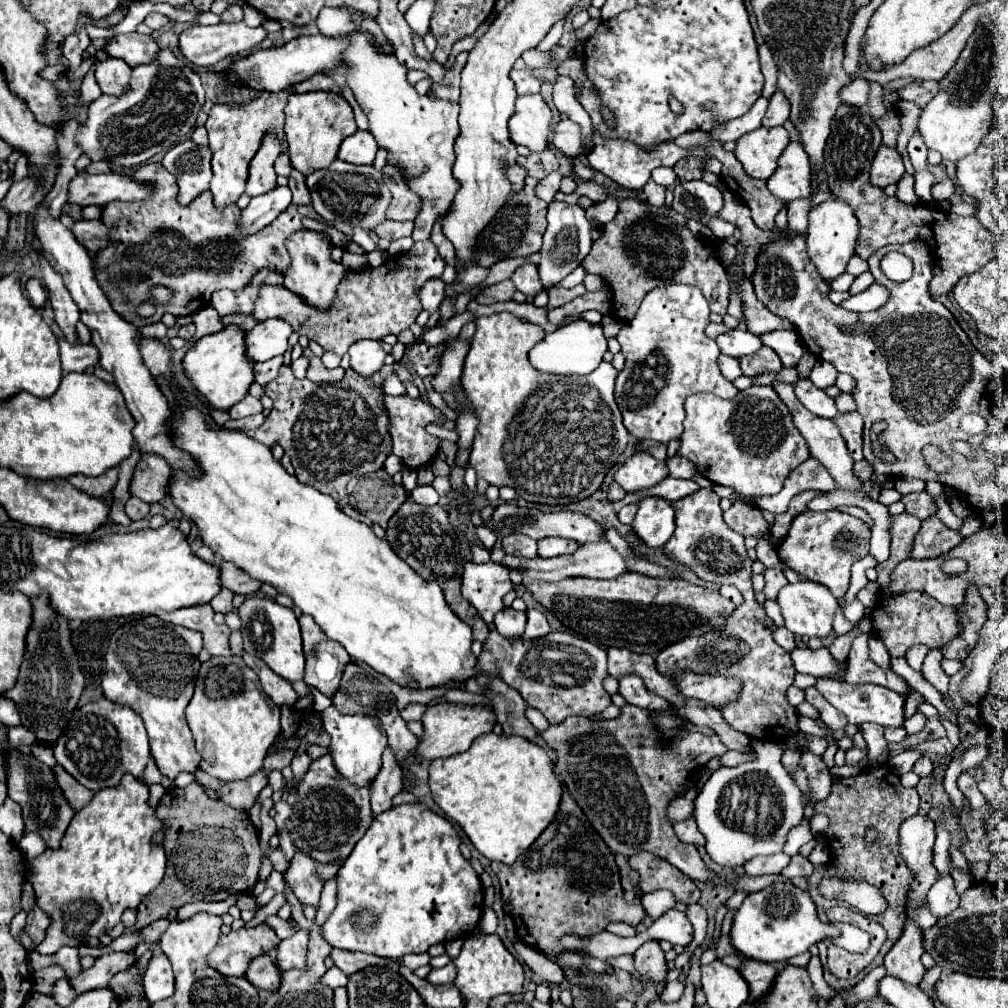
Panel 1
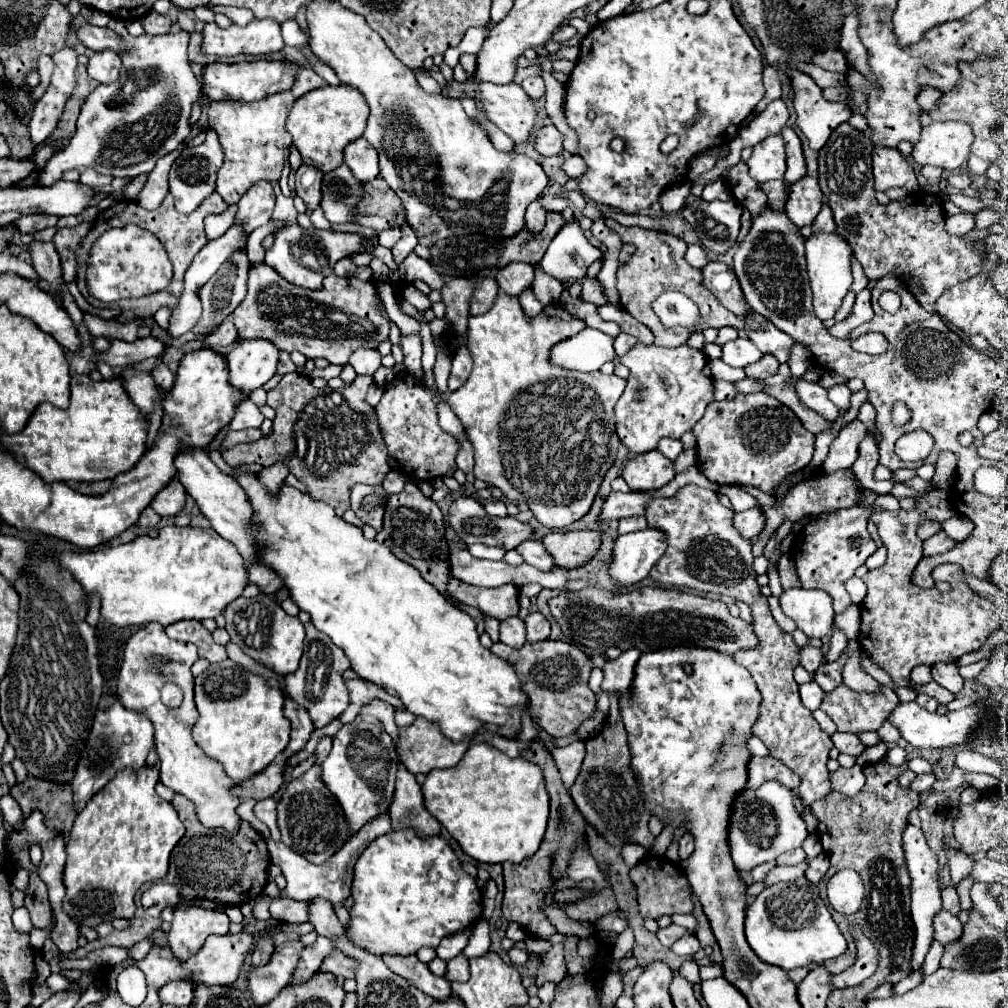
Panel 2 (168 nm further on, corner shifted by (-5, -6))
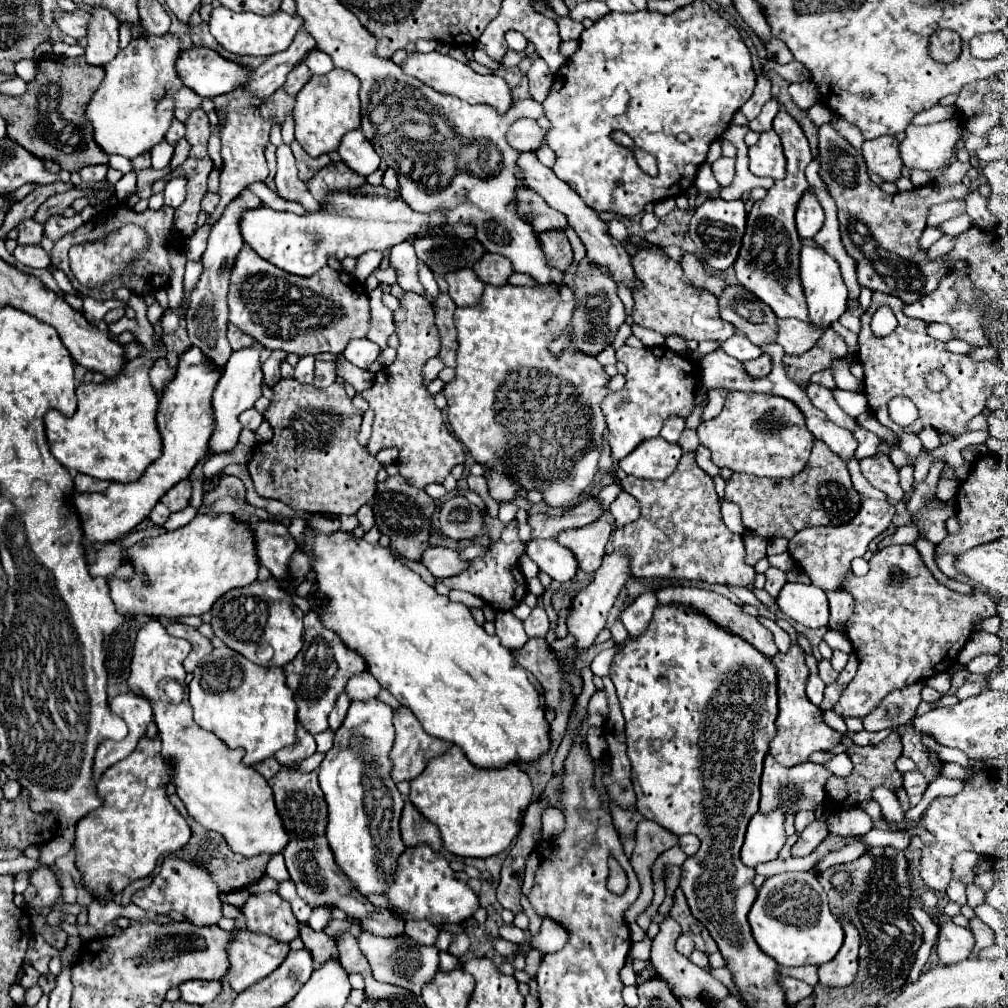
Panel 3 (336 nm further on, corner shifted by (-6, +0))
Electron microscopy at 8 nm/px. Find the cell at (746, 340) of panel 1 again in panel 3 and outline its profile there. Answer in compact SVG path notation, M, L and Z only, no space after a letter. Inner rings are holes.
M735 332L729 340L725 340L725 342L721 344L721 348L723 348L729 356L737 358L739 362L747 362L747 360L759 358L759 356L763 354L761 348L755 346L755 344L753 344L745 334L741 334L741 332Z

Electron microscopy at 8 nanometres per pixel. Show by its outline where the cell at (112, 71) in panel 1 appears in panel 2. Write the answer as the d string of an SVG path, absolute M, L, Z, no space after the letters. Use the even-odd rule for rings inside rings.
M112 50L96 52L94 56L90 56L88 74L100 84L112 84L114 80L118 80L120 70L122 70L122 58Z

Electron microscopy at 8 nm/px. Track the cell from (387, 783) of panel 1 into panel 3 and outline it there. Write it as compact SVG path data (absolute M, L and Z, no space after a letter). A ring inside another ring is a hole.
M363 932L359 936L359 946L371 964L375 980L401 986L417 996L421 994L423 984L429 982L433 978L435 970L439 968L439 950L435 946L423 946L405 934L383 938L383 936L375 936L371 932Z

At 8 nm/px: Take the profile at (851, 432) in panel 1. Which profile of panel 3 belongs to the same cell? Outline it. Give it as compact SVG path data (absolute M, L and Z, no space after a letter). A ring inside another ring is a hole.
M873 456L873 458L863 458L861 462L861 472L863 476L871 482L873 488L879 488L887 494L891 500L903 500L903 490L899 486L899 474L897 468L883 456Z

